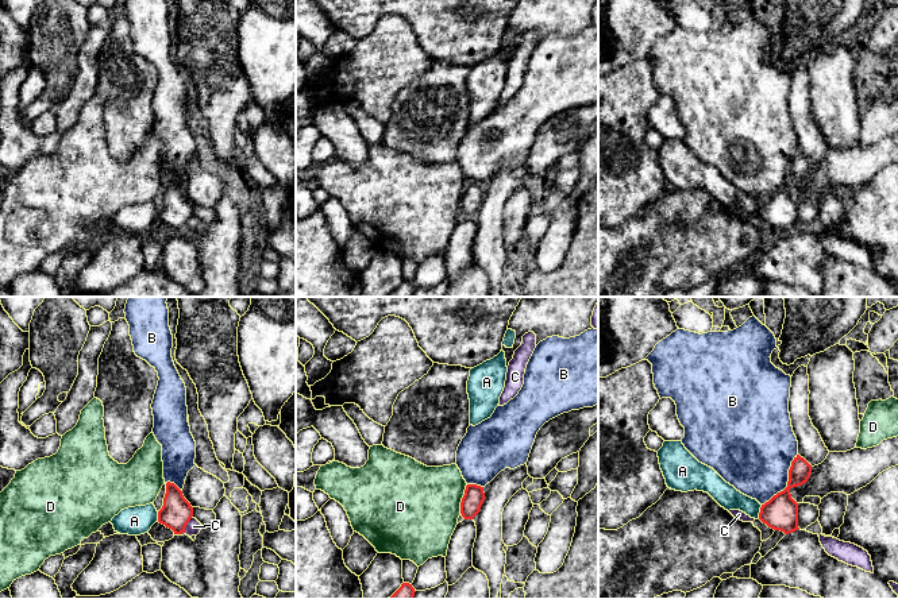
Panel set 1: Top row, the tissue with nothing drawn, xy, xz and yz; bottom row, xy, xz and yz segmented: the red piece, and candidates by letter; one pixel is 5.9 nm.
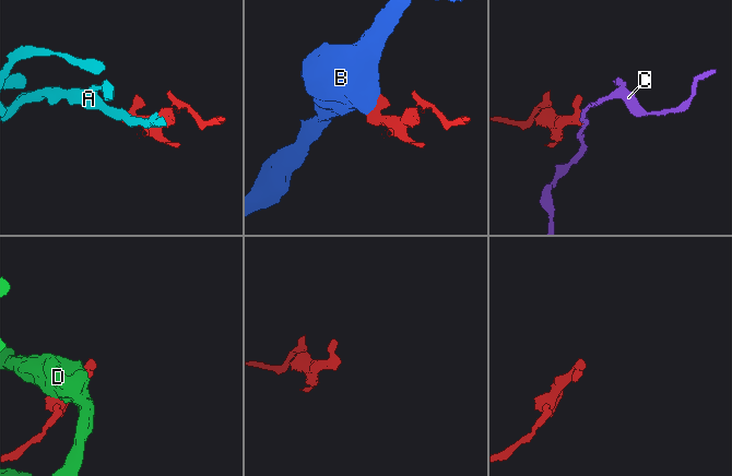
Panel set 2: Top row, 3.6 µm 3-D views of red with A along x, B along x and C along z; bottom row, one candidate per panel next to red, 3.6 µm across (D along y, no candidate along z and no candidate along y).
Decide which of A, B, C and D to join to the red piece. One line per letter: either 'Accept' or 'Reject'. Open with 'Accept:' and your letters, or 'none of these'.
Accept: none of these
A: Reject
B: Reject
C: Reject
D: Reject

